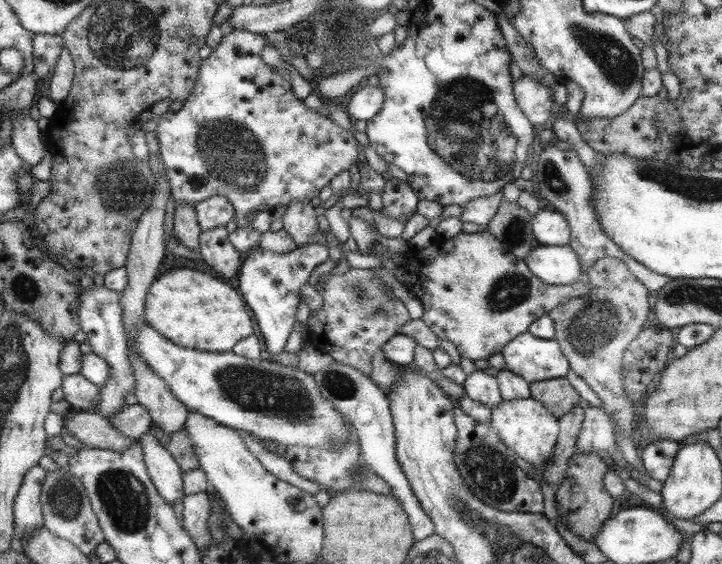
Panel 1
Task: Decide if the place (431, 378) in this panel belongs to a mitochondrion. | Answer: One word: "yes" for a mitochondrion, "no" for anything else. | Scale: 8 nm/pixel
no

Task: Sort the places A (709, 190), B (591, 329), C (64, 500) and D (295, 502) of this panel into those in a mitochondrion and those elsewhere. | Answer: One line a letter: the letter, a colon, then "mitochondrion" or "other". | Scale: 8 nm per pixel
A: mitochondrion
B: mitochondrion
C: mitochondrion
D: other

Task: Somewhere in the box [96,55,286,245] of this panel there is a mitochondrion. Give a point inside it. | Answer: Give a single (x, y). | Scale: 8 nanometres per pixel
(229, 152)

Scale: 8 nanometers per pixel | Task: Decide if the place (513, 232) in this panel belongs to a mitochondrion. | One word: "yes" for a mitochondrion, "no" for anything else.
yes

